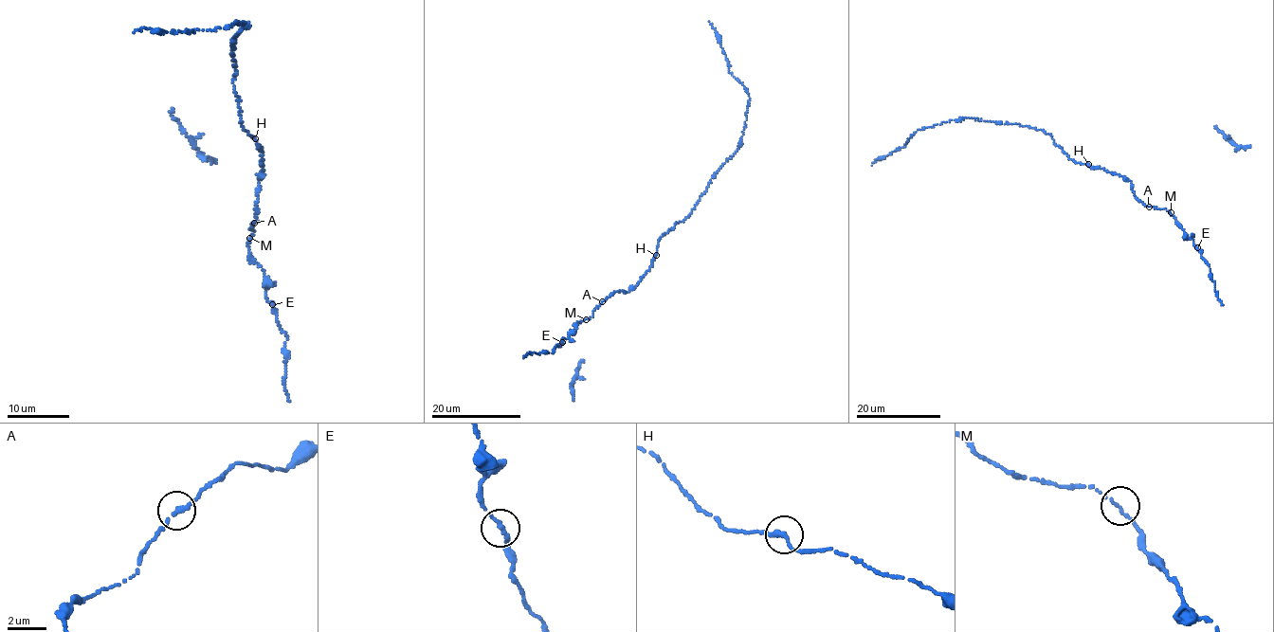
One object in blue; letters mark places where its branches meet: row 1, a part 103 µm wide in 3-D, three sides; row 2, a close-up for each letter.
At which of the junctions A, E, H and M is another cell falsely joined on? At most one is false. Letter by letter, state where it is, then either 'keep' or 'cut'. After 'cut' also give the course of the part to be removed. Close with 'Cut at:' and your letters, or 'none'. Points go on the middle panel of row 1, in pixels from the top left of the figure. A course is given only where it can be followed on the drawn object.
A: (602, 301) | keep
E: (562, 342) | keep
H: (656, 255) | keep
M: (586, 319) | keep
Cut at: none

